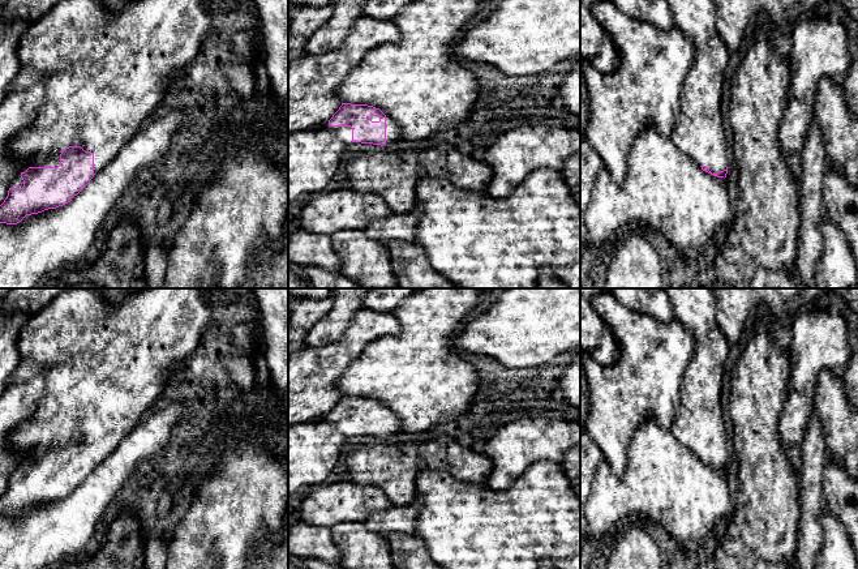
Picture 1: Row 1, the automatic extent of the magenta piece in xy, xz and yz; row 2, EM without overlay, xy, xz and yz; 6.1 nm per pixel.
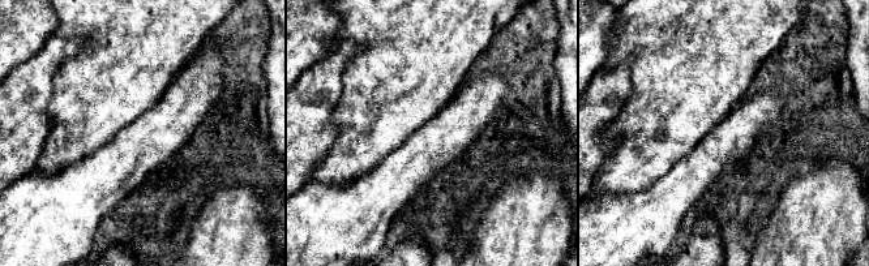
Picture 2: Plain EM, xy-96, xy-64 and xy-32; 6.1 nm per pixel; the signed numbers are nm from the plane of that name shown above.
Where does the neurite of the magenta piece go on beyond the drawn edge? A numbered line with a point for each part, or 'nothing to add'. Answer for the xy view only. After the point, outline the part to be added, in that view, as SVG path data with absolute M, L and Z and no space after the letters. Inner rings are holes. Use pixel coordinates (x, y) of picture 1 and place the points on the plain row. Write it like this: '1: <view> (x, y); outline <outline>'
1: xy (104, 364); outline M72 288L57 295L39 312L34 313L20 333L20 364L10 376L9 384L27 381L35 376L43 376L46 390L38 402L34 415L29 420L22 422L10 435L10 445L21 457L18 466L12 472L9 480L23 479L21 466L29 459L57 459L60 457L61 444L69 438L81 438L85 444L91 444L94 446L94 466L98 466L108 457L123 438L126 437L150 412L153 405L160 398L171 367L176 361L189 356L198 347L203 333L211 324L211 294L216 290L220 288L143 288L136 294L126 295L120 303L111 303L94 288Z

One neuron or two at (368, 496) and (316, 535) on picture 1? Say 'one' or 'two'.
one

